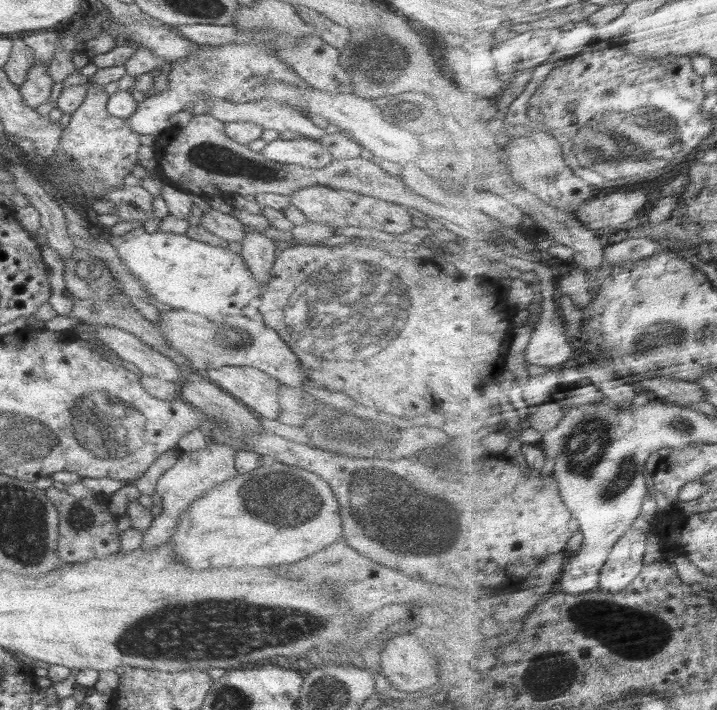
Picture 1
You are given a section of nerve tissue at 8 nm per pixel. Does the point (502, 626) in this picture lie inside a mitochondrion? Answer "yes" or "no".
no

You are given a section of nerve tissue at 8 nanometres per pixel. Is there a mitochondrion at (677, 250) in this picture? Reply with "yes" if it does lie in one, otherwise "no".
no

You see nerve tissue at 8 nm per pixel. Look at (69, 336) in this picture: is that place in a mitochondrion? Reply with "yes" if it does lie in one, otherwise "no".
no

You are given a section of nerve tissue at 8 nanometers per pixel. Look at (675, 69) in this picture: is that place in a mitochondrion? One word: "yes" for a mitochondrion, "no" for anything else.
no

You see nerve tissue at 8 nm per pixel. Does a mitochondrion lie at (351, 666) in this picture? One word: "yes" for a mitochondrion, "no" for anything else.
no

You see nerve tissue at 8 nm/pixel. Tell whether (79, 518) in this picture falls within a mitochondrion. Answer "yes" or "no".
yes

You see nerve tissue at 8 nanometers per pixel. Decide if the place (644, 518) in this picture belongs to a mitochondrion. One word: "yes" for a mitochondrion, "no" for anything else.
no

